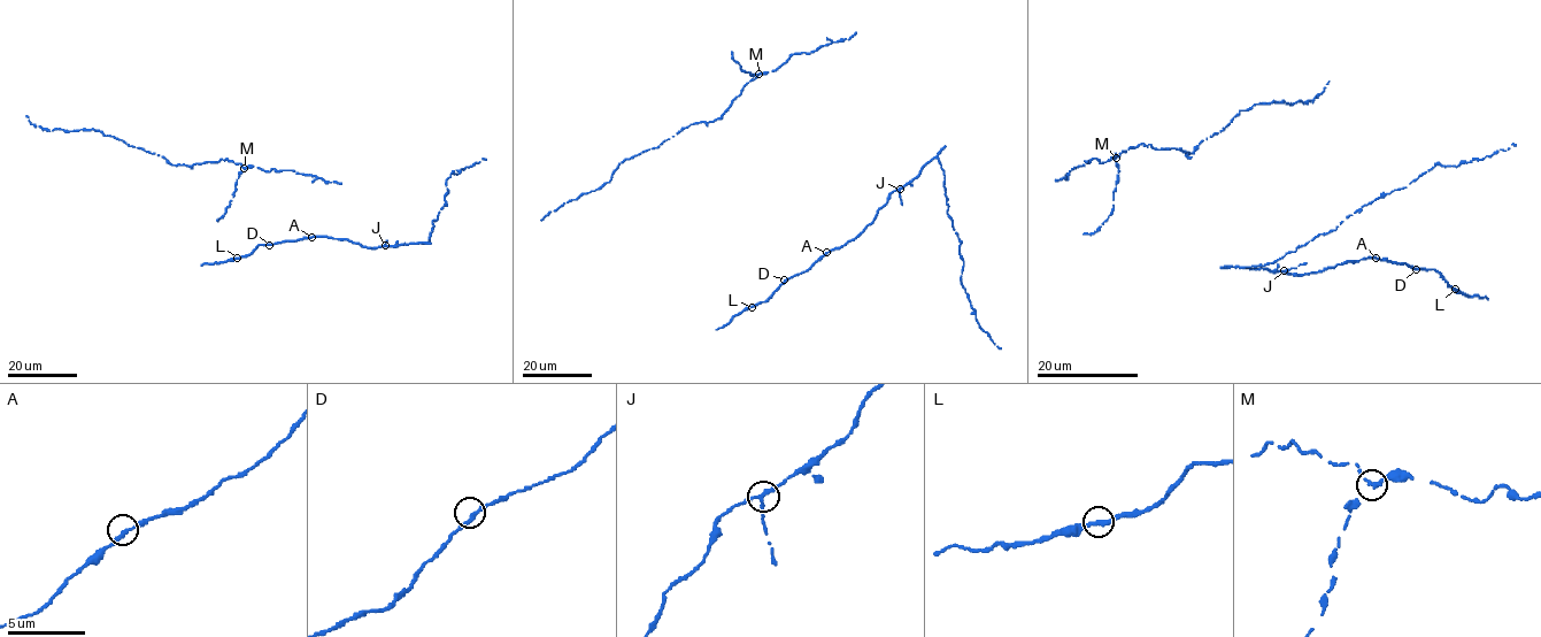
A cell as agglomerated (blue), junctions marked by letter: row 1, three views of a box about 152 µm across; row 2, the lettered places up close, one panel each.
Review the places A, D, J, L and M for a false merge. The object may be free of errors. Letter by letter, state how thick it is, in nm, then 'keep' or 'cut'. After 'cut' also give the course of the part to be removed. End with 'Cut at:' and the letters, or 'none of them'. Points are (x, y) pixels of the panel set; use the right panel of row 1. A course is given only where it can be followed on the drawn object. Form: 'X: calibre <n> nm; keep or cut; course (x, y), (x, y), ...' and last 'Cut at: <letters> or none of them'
A: calibre 280 nm; keep
D: calibre 280 nm; keep
J: calibre 240 nm; keep
L: calibre 280 nm; keep
M: calibre 240 nm; cut; course (1116, 159), (1142, 143), (1193, 153), (1241, 110), (1273, 101), (1303, 104), (1328, 82)
Cut at: M

